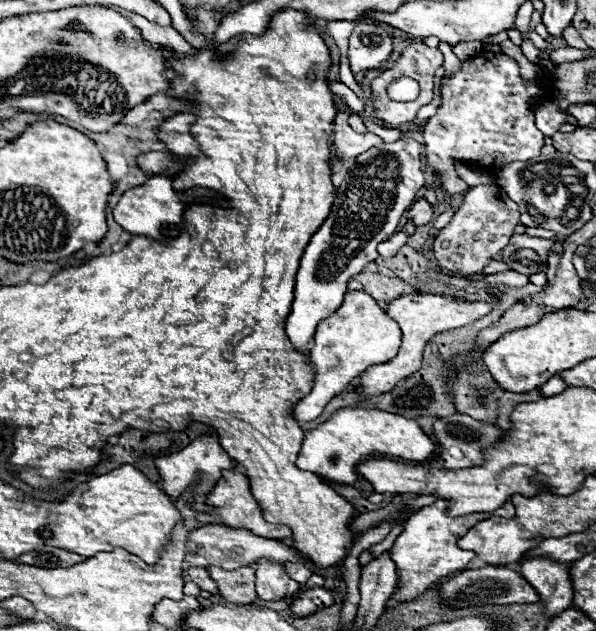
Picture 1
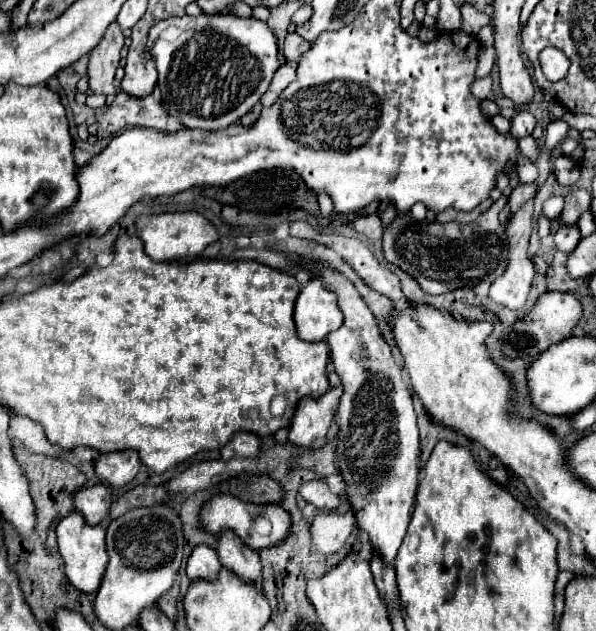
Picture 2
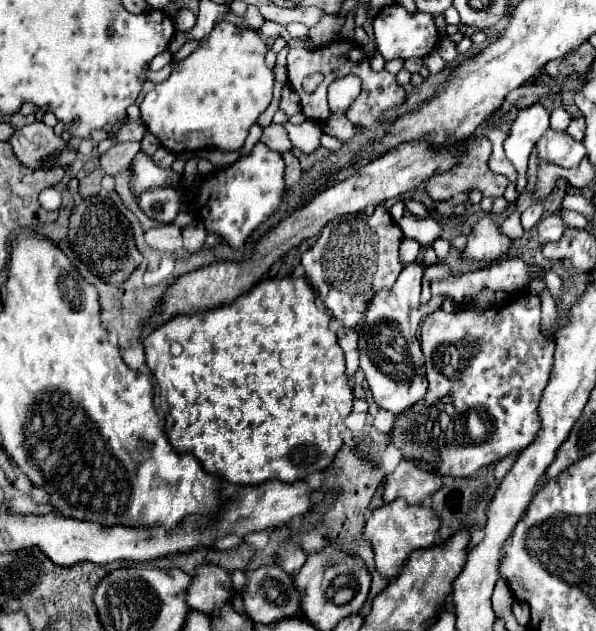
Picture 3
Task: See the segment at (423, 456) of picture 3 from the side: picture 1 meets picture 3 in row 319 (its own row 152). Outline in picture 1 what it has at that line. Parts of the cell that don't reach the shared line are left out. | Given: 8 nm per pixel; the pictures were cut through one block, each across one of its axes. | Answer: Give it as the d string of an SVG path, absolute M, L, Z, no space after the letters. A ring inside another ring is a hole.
M506 54L464 60L462 70L446 78L442 86L442 104L424 126L426 162L436 174L442 176L440 188L448 194L444 196L446 200L468 190L468 186L454 172L454 162L478 162L482 170L496 174L504 164L540 156L544 138L538 138L534 114L528 104L530 96L540 92L540 86L542 82L522 80L516 60Z

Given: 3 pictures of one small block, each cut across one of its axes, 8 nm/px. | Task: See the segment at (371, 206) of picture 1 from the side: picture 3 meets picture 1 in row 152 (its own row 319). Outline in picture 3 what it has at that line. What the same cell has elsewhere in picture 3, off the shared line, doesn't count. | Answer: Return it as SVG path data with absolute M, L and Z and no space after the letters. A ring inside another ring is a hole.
M408 264L398 276L394 288L390 288L392 302L368 302L362 326L358 328L360 370L366 376L374 402L394 414L408 410L414 402L424 398L428 388L428 380L424 376L424 354L416 338L420 322L431 313L420 303L422 272L422 264Z

